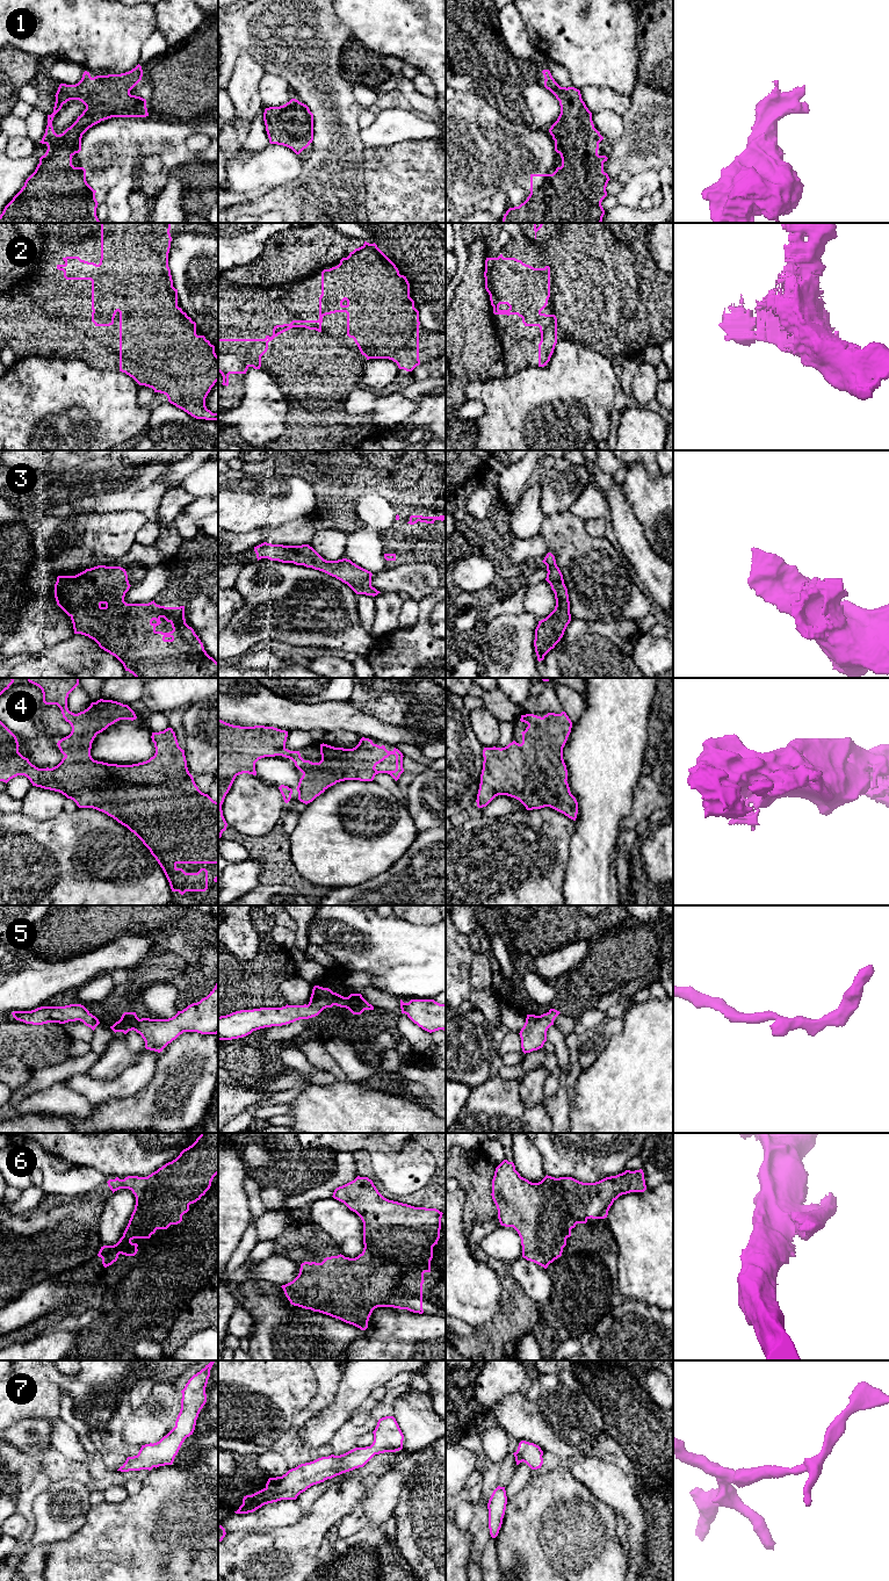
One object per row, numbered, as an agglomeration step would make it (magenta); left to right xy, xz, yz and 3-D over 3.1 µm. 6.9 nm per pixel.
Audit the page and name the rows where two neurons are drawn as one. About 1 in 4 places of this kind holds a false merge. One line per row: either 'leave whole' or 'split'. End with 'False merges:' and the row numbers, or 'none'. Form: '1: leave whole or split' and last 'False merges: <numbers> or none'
1: leave whole
2: leave whole
3: leave whole
4: leave whole
5: leave whole
6: split
7: leave whole
False merges: 6

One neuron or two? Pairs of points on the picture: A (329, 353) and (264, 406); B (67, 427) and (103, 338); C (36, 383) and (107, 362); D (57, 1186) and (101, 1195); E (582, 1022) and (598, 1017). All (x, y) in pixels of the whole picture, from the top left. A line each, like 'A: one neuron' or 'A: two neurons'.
A: two neurons
B: two neurons
C: two neurons
D: two neurons
E: one neuron

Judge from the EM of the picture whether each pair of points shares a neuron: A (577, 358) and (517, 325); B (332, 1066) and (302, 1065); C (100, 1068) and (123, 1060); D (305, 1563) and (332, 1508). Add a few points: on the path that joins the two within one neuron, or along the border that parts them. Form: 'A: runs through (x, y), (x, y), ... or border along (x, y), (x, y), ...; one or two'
A: border along (582, 344), (559, 339), (550, 359), (535, 365); two
B: border along (298, 1049), (311, 1063), (327, 1070), (337, 1080); two
C: runs through (106, 1068), (114, 1060), (117, 1060); one
D: runs through (306, 1549), (308, 1533), (318, 1522); one

